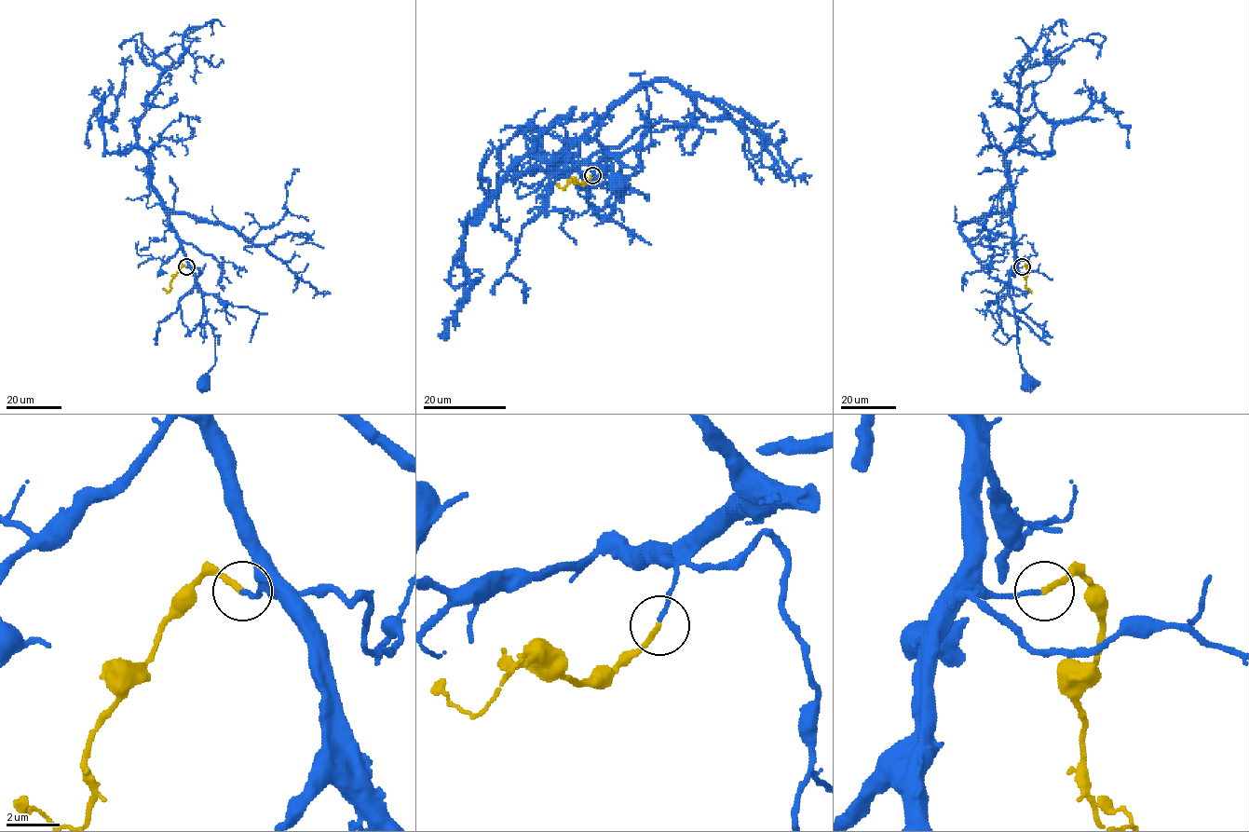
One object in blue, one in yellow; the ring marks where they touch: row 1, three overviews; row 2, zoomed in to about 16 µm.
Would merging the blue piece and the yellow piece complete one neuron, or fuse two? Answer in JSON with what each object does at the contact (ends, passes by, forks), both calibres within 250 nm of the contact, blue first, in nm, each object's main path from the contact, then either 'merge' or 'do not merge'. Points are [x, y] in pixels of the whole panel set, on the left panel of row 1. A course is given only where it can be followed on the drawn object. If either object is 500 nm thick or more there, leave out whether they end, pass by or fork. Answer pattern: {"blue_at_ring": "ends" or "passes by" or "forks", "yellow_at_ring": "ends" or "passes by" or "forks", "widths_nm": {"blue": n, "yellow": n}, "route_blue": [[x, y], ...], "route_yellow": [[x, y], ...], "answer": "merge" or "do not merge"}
{"blue_at_ring": "ends", "yellow_at_ring": "ends", "widths_nm": {"blue": 150, "yellow": 200}, "route_blue": [[186, 267], [194, 275], [205, 306], [206, 320], [214, 337], [215, 363], [201, 382]], "route_yellow": [[186, 267], [183, 265], [178, 270], [170, 282], [169, 291], [164, 288]], "answer": "merge"}

